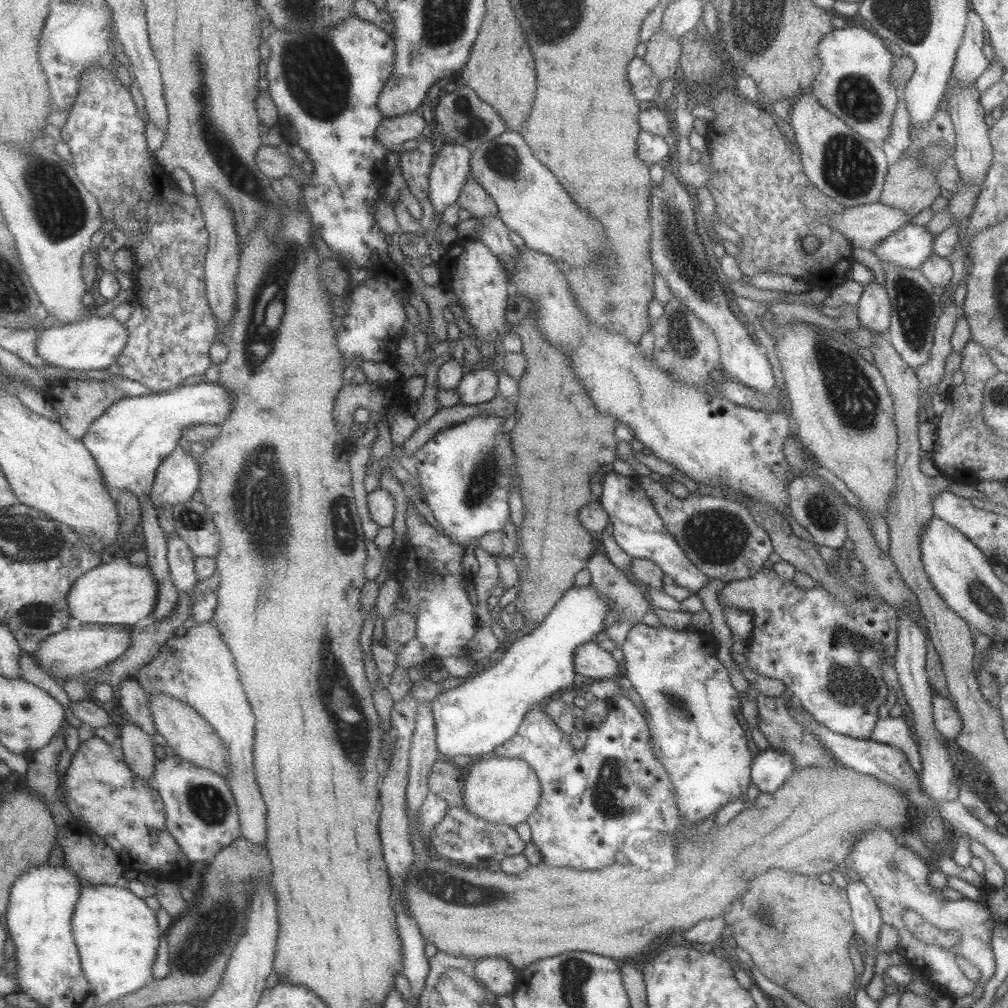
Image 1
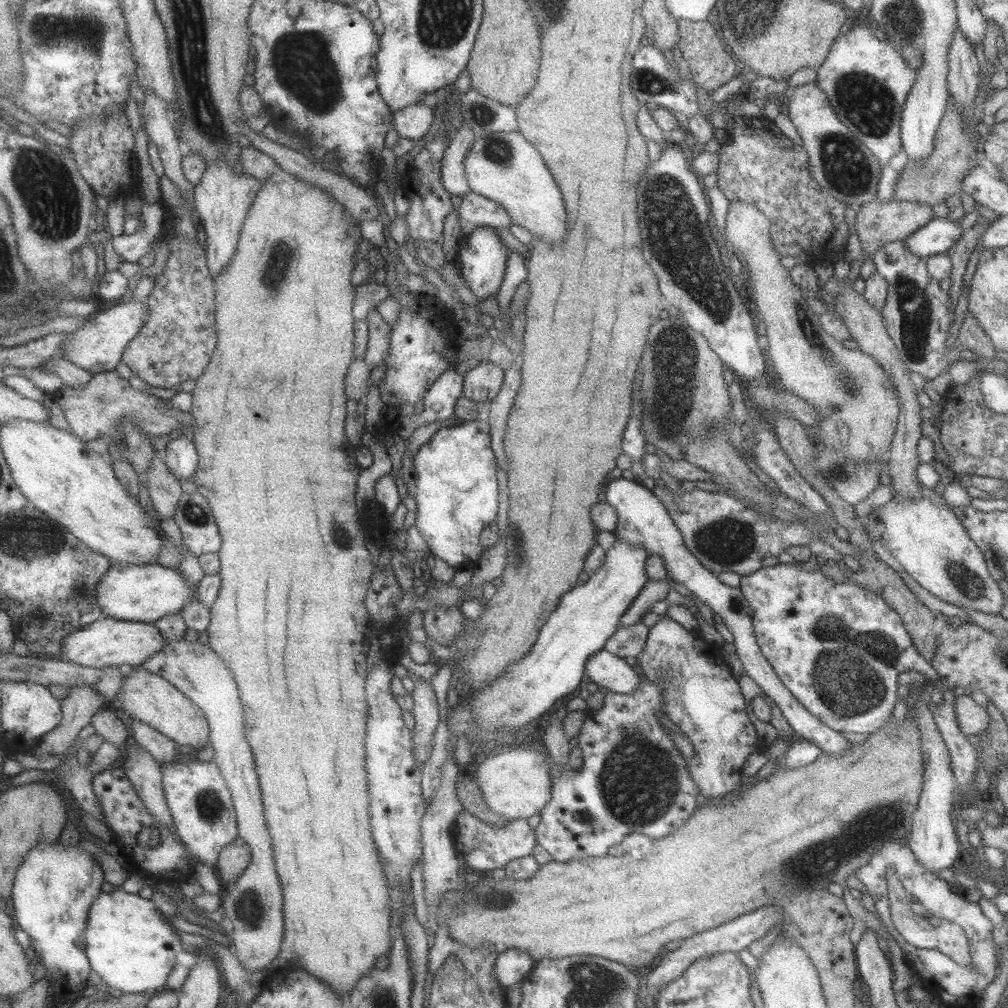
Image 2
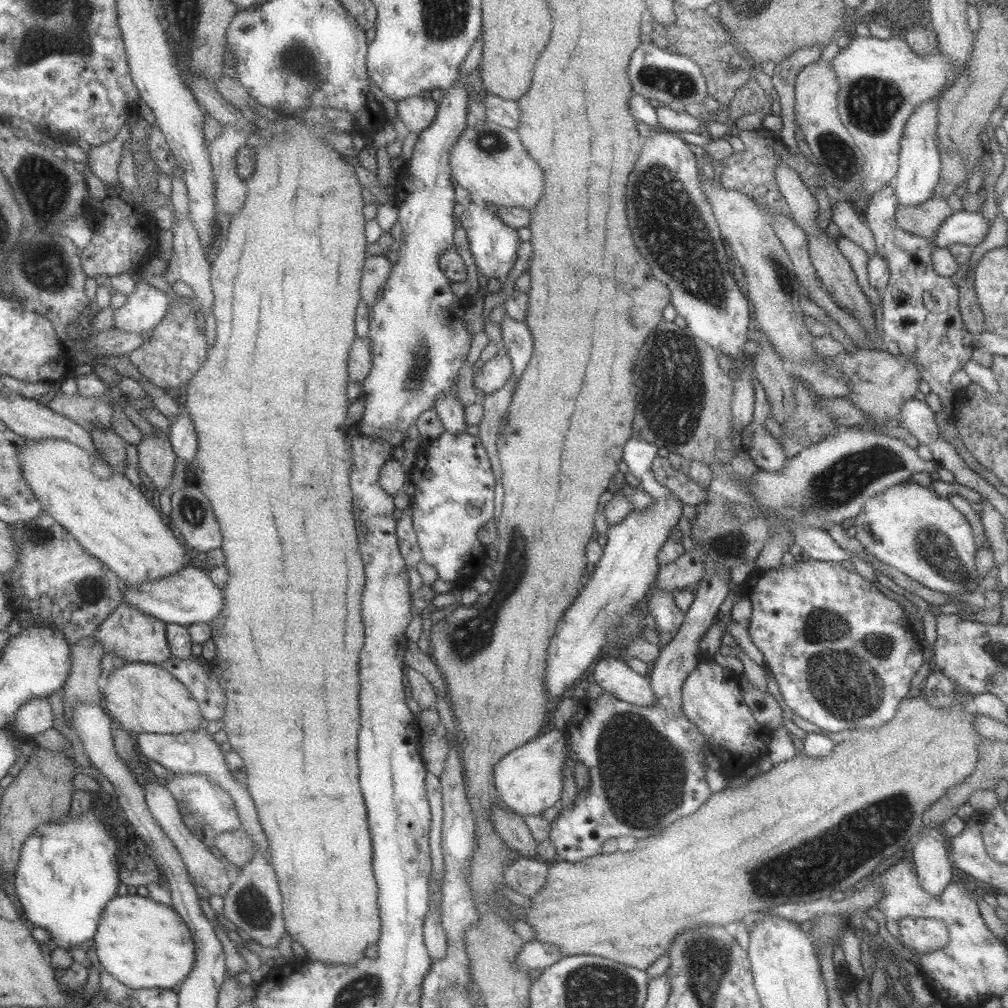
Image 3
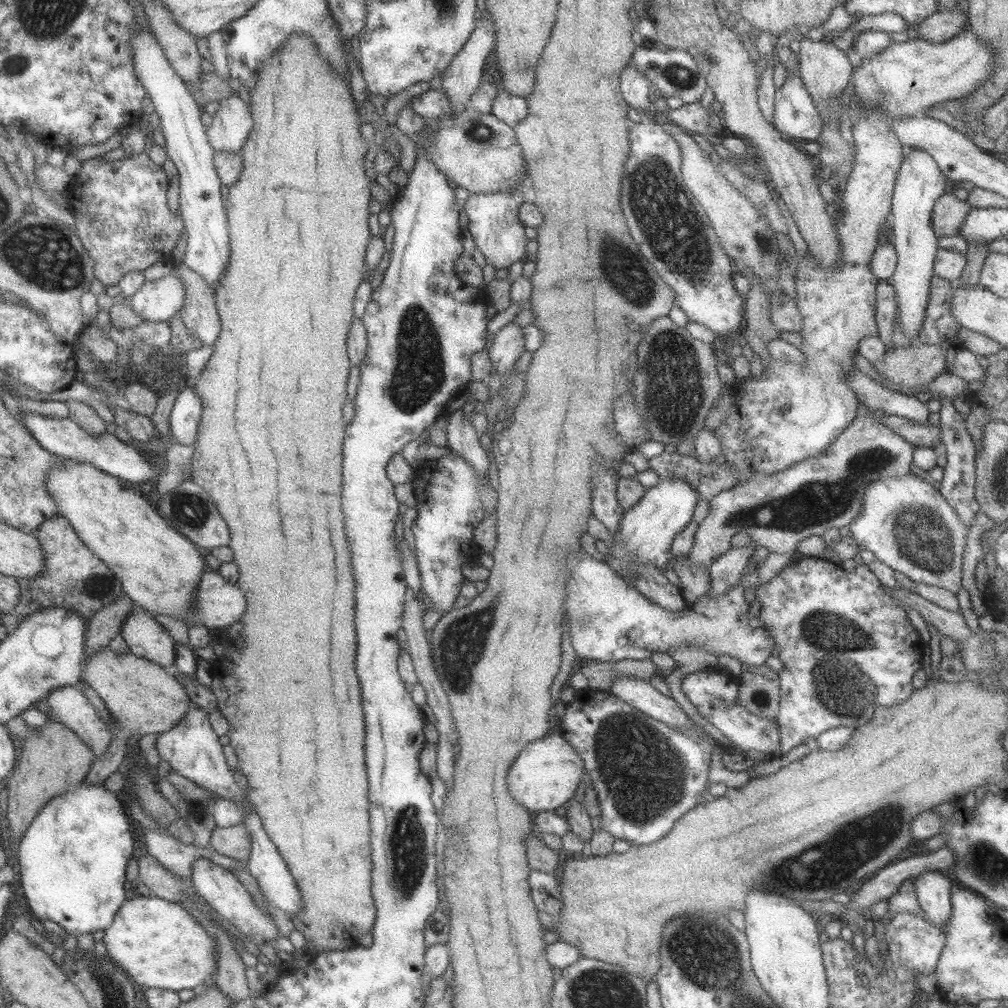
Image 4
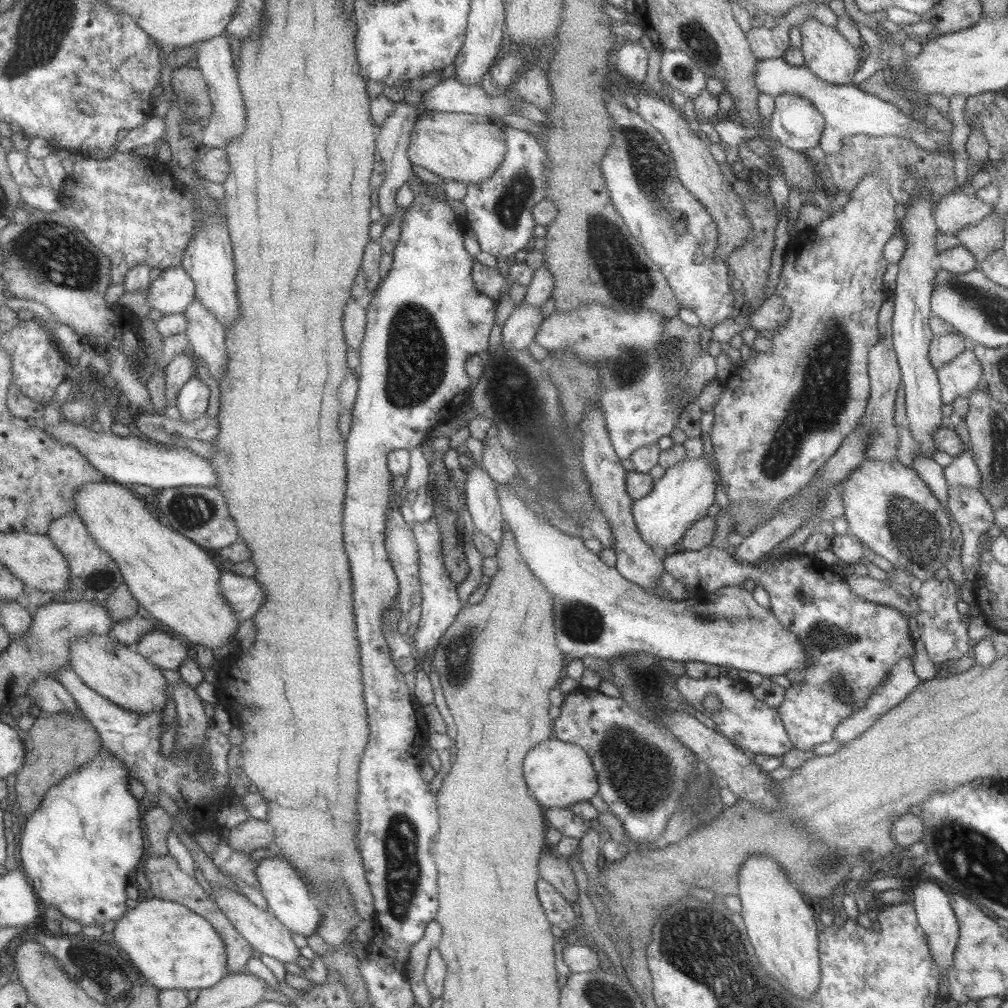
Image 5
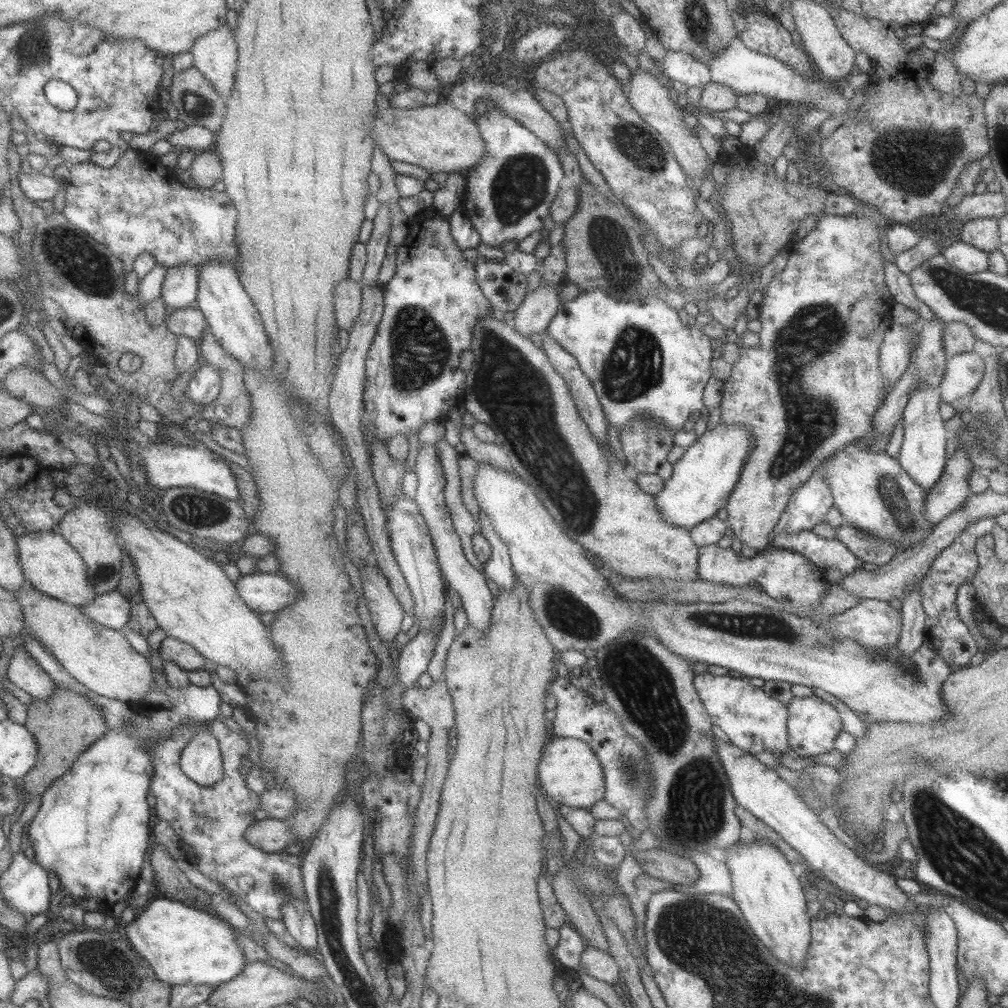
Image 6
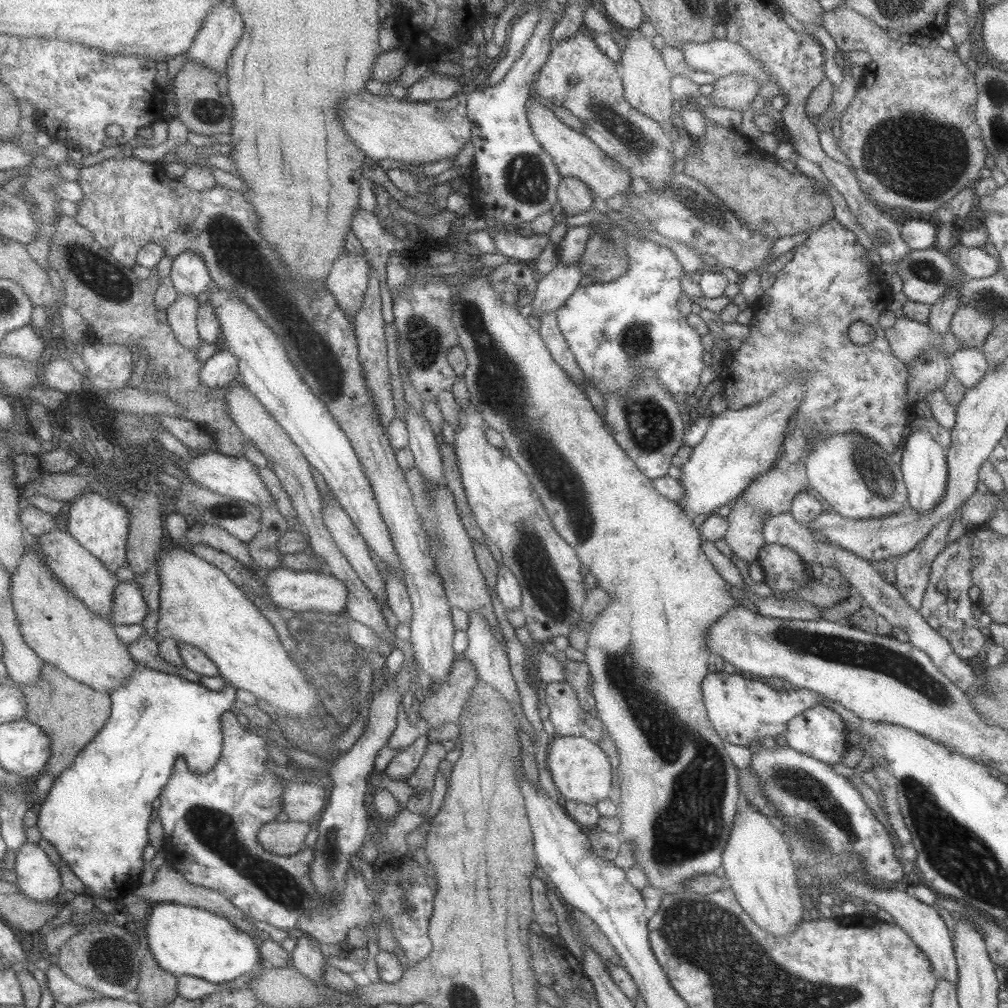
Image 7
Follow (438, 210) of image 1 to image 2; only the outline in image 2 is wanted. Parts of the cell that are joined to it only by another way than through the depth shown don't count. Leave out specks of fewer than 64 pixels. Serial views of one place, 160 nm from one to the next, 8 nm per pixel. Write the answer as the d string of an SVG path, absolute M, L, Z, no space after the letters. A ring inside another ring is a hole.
M464 124L460 127L453 138L449 140L443 160L441 160L441 185L453 196L463 196L470 190L465 180L465 168L463 159L467 151L473 145L475 136L473 131Z

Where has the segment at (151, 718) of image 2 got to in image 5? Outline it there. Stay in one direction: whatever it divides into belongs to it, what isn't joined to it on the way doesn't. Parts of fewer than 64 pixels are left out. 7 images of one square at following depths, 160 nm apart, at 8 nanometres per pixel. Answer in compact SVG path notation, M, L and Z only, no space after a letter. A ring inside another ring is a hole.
M112 634L93 635L75 639L69 651L69 662L73 670L81 675L87 686L105 696L117 706L137 714L162 710L167 704L167 691L171 691L160 668L149 663L143 655L136 654L123 643L112 638Z

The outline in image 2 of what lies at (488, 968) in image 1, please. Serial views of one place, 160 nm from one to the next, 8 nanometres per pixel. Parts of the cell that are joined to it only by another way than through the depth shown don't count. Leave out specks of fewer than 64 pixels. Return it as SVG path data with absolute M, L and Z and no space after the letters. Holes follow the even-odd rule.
M507 949L498 953L494 960L492 975L502 988L506 991L510 985L517 984L528 974L536 963L527 952L521 950Z

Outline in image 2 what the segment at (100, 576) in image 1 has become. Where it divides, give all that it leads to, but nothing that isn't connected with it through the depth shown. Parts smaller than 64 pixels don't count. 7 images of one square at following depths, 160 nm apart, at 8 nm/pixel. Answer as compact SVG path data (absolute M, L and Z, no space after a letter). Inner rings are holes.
M112 561L112 568L105 573L97 592L104 616L130 622L159 621L168 614L178 613L185 603L196 600L196 589L186 584L180 572L158 563L134 565Z

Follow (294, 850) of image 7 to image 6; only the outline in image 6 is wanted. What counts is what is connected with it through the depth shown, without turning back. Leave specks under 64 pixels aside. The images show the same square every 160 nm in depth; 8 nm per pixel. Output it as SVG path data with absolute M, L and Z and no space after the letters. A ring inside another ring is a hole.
M265 818L253 820L245 829L244 839L266 853L277 853L291 843L295 843L285 820Z

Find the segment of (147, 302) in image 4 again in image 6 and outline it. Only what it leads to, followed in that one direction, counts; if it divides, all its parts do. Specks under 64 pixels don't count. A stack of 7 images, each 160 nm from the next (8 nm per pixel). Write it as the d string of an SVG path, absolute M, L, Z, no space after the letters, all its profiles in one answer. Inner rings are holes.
M189 264L166 269L160 297L167 308L180 309L196 300L197 271L197 266Z

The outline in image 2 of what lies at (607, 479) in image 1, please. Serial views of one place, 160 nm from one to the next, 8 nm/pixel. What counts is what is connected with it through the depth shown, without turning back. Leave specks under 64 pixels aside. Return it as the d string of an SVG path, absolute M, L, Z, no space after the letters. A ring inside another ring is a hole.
M623 477L608 479L605 488L605 502L610 504L616 512L617 524L612 530L614 538L642 548L647 555L658 554L663 561L665 570L667 570L667 577L673 582L685 586L692 595L697 596L699 600L709 606L711 612L721 617L722 623L733 635L734 654L741 661L743 672L759 686L765 698L768 698L769 701L780 708L796 738L803 738L812 742L822 752L829 752L829 755L837 756L843 755L843 752L848 752L848 748L852 746L852 743L847 741L840 732L829 728L817 717L808 713L791 696L789 690L782 686L779 677L765 661L757 647L752 628L752 618L748 617L748 613L751 612L749 603L737 587L729 587L721 583L718 581L716 574L697 562L693 554L687 550L681 533L654 493L635 482L635 480L631 481Z

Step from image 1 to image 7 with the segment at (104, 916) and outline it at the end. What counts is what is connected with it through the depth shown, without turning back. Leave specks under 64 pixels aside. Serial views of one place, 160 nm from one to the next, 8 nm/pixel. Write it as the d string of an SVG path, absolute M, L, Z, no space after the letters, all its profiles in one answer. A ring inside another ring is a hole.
M176 903L152 904L140 930L152 957L174 977L189 975L216 985L231 984L237 976L254 971L261 961L255 938L207 910Z

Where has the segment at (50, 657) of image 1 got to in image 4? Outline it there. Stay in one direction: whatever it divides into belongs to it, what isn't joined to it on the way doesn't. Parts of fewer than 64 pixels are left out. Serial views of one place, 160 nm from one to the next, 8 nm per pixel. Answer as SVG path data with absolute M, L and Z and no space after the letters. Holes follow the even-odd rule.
M133 604L129 618L121 624L119 635L128 645L130 654L163 668L175 664L176 643L142 606Z

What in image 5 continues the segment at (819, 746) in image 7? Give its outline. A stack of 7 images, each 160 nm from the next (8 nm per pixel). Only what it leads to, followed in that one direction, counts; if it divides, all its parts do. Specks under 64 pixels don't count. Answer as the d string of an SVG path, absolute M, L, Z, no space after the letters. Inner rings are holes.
M709 544L696 551L678 548L671 554L664 554L662 563L664 572L690 590L701 590L713 596L721 587L742 584L744 580L751 578L767 592L770 611L805 646L805 653L809 657L809 666L802 672L803 682L789 686L785 690L782 704L777 708L788 739L797 750L812 750L815 744L831 740L837 723L865 707L873 691L881 685L881 681L885 680L899 659L903 659L905 655L914 655L915 660L920 654L919 646L910 636L906 615L890 606L865 601L850 593L844 577L837 575L832 565L823 563L812 555L783 559L773 569L765 571L763 561L759 559L754 562L736 560L731 554Z

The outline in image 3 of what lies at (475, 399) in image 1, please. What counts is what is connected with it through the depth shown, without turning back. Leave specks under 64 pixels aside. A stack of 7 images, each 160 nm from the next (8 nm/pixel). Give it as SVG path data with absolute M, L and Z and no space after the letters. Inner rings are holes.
M498 343L497 354L483 363L472 376L475 390L483 394L491 394L505 384L512 373L511 361L502 343Z

